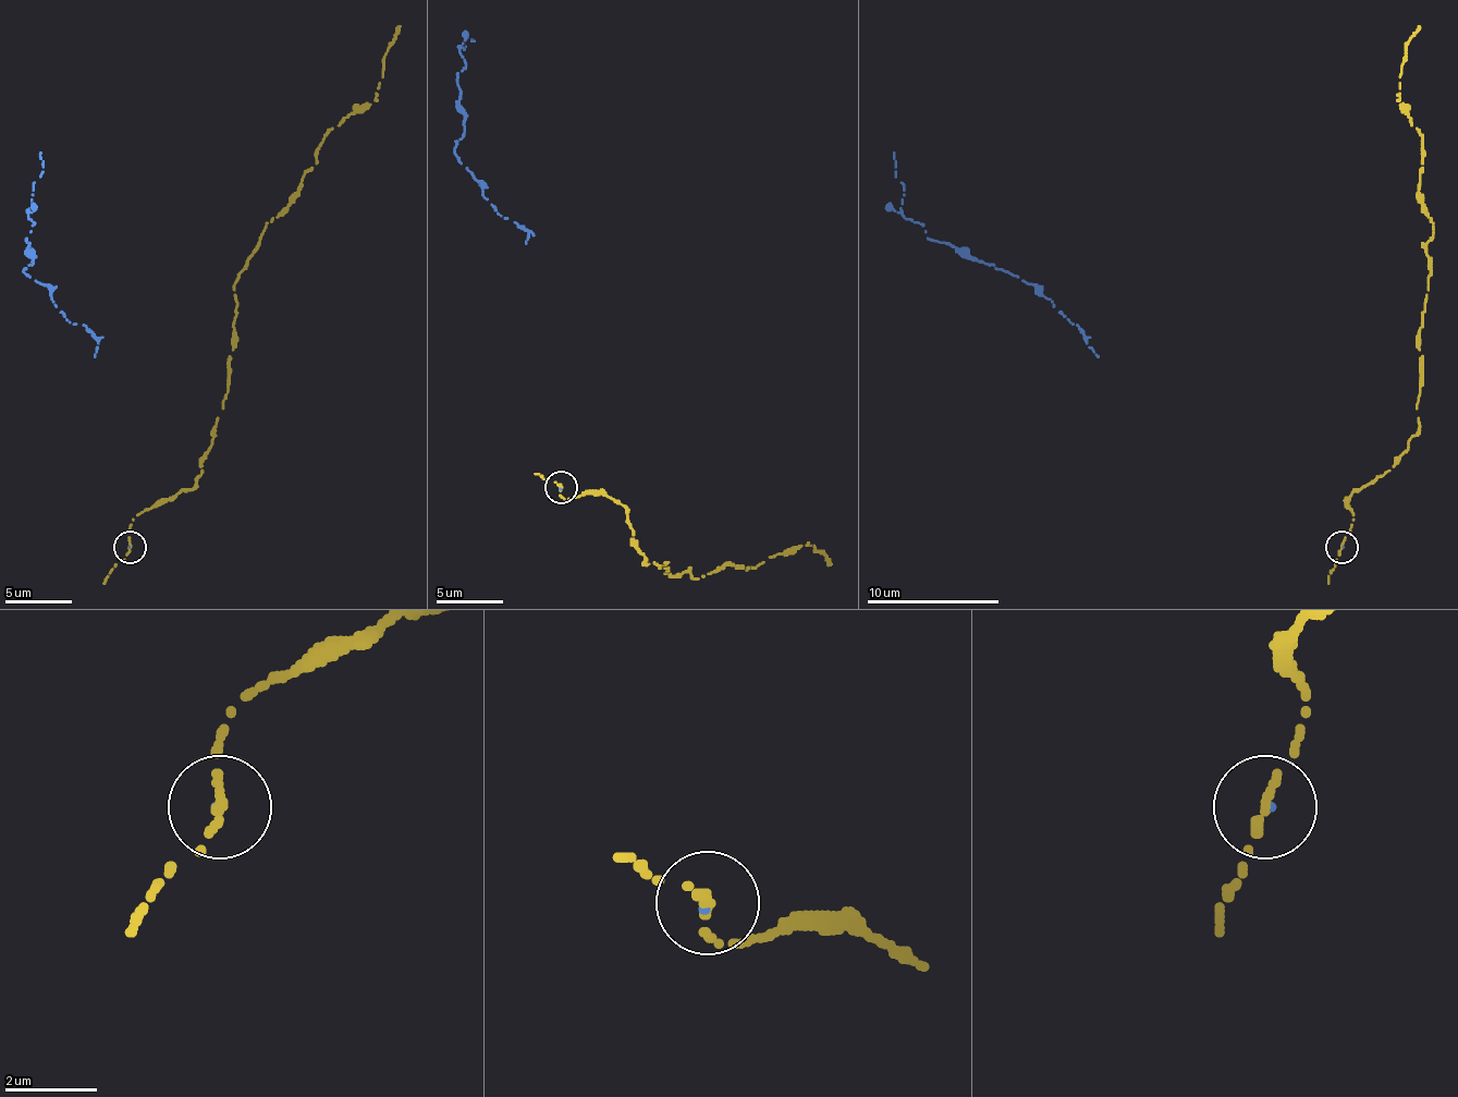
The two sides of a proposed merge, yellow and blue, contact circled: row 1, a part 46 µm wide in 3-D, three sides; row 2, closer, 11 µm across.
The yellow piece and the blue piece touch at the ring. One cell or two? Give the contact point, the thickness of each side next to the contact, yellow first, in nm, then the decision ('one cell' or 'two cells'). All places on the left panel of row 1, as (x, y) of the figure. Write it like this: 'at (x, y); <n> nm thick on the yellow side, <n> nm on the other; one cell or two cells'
at (130, 547); 280 nm thick on the yellow side, 70 nm on the other; one cell

